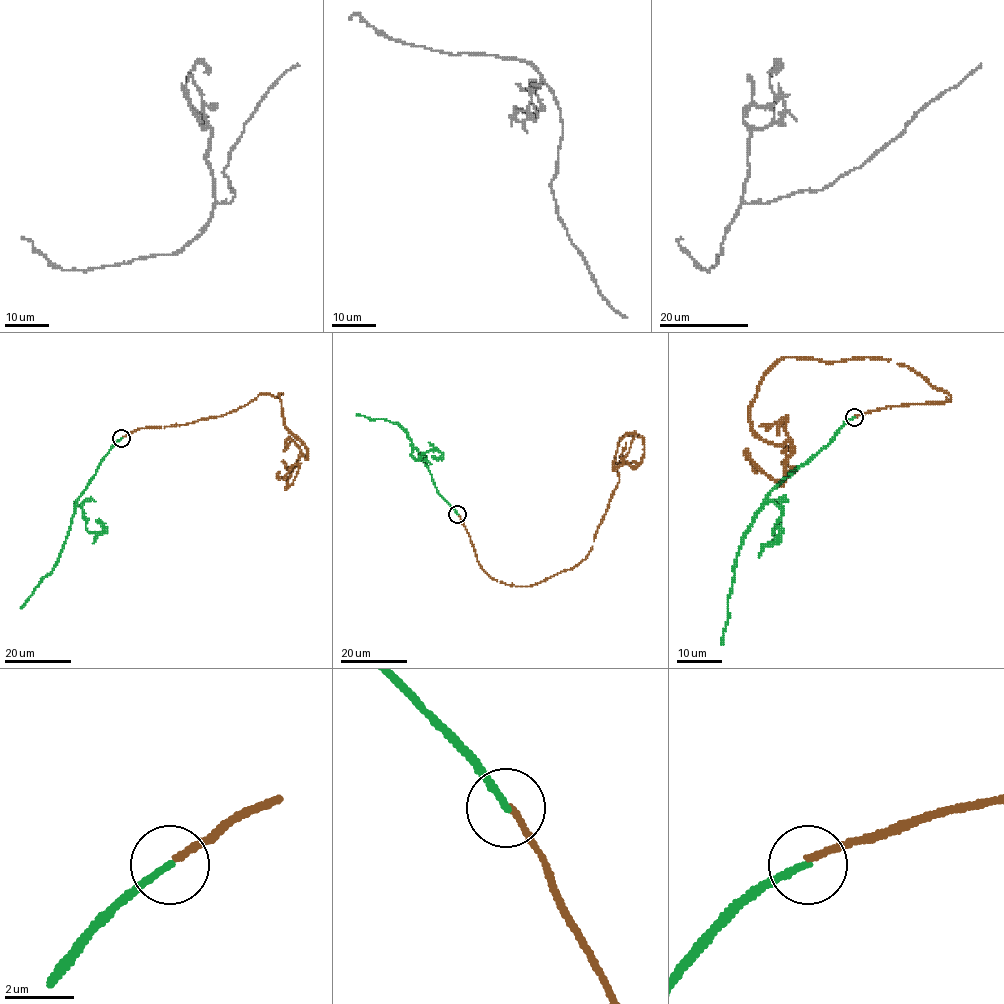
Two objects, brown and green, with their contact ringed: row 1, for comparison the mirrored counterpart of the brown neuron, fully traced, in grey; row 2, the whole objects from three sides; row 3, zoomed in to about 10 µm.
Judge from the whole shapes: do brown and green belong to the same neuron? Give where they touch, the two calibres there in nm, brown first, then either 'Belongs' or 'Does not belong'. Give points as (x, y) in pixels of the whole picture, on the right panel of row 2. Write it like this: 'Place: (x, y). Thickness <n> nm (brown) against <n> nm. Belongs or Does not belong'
Place: (854, 417). Thickness 180 nm (brown) against 200 nm. Does not belong

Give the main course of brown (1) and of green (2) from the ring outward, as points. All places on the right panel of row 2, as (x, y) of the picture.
1: (854, 416), (950, 399), (883, 358), (782, 357), (748, 421), (791, 454), (776, 481), (746, 451), (755, 472)
2: (854, 417), (769, 493), (753, 521), (735, 566), (723, 645)

